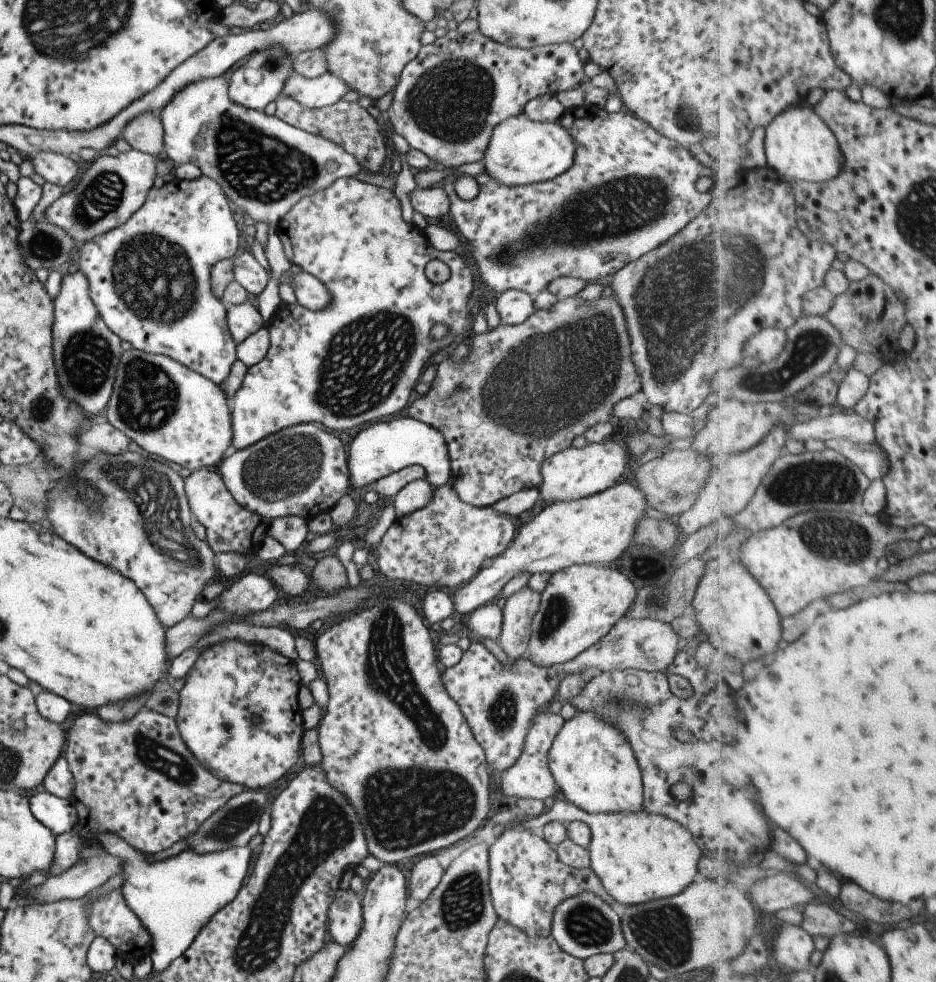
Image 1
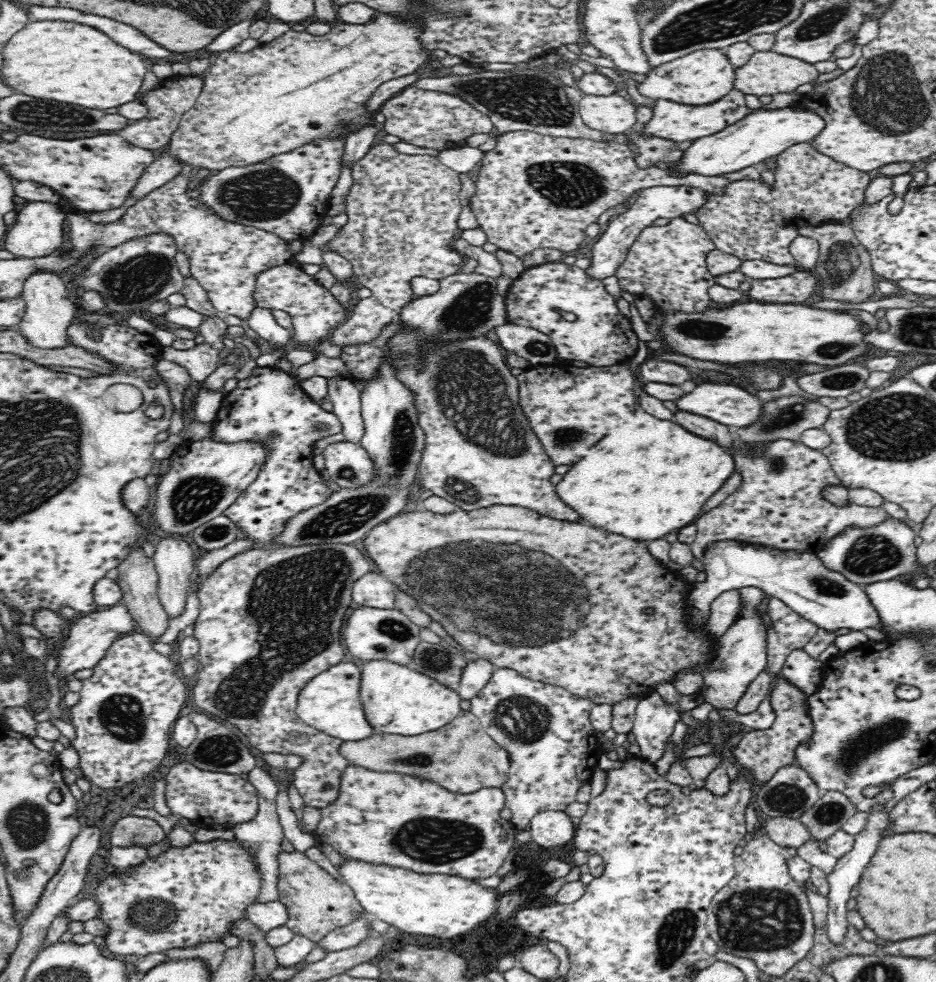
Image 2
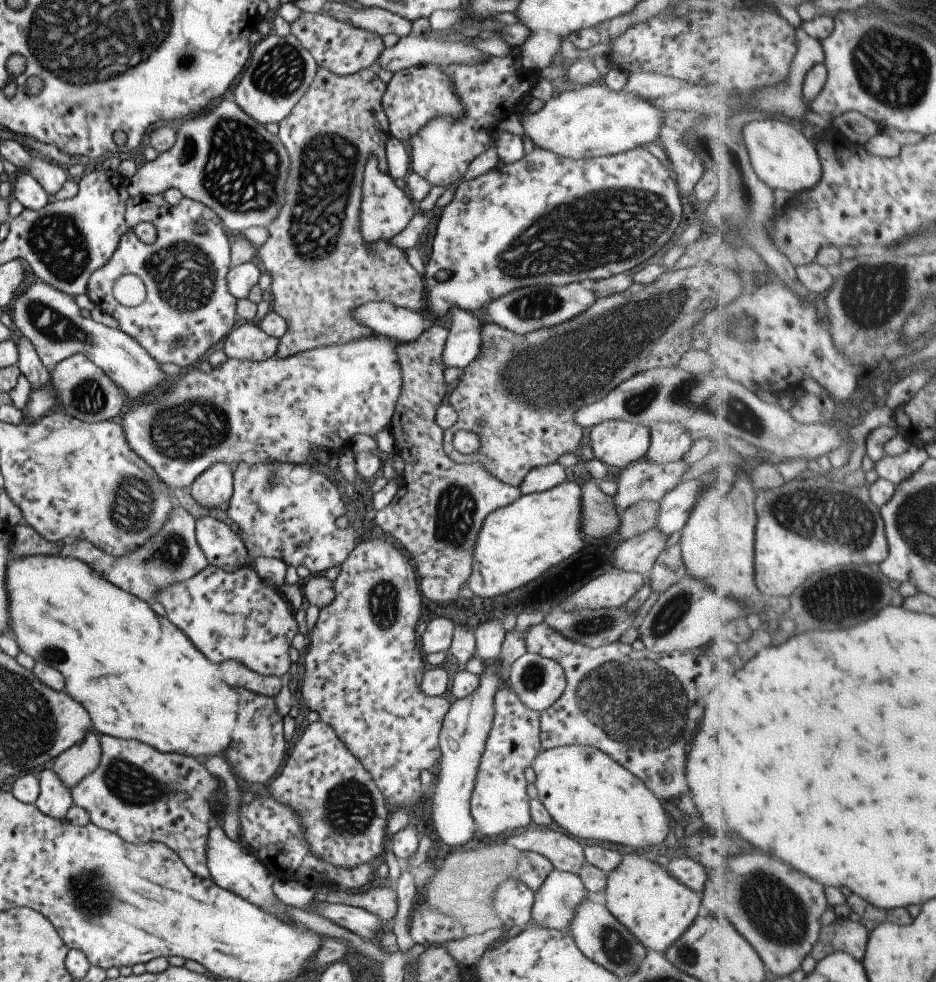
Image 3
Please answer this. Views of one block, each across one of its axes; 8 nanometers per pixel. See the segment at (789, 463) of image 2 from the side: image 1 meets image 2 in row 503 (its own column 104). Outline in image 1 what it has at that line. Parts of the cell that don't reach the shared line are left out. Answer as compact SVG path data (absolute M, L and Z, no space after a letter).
M142 707L141 710L135 712L135 716L131 716L129 720L119 720L115 724L113 722L103 722L97 714L92 712L82 712L73 720L71 727L67 730L63 754L67 760L67 766L71 776L74 778L74 788L69 799L73 805L77 815L77 822L71 832L75 832L80 839L82 837L82 853L78 856L78 860L87 860L88 856L95 856L95 853L101 852L99 847L99 834L101 832L112 832L116 834L123 842L127 842L131 848L135 848L137 852L143 852L144 855L152 855L155 852L161 852L165 848L169 848L171 844L177 840L183 840L185 836L191 836L200 824L203 824L209 816L214 815L230 798L237 796L243 792L243 787L238 784L233 784L224 780L219 780L219 777L213 776L207 769L204 769L199 764L198 760L187 750L187 746L183 744L179 738L179 731L174 719L164 716L158 712Z

